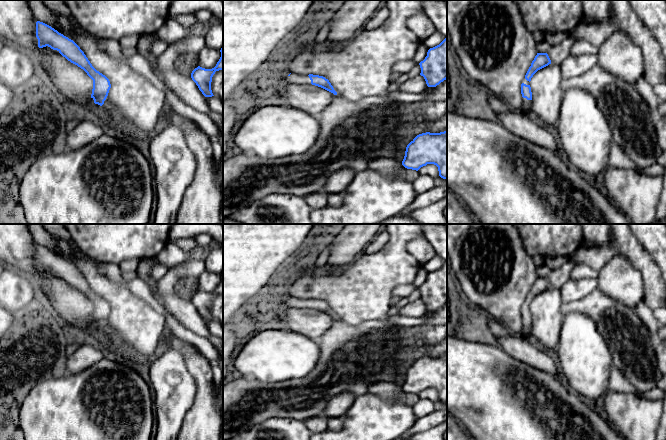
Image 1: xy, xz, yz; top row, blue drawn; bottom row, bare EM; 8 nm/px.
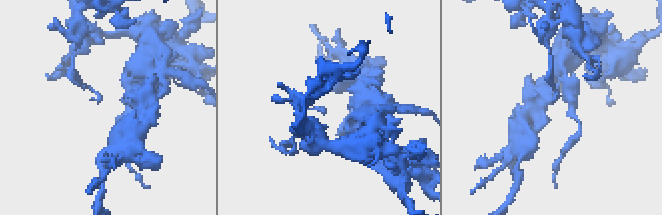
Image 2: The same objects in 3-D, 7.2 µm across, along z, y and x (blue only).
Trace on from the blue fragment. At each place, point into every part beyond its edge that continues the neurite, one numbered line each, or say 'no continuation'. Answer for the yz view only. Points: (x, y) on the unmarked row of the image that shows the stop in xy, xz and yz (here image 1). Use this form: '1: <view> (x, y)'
1: yz (527, 328)

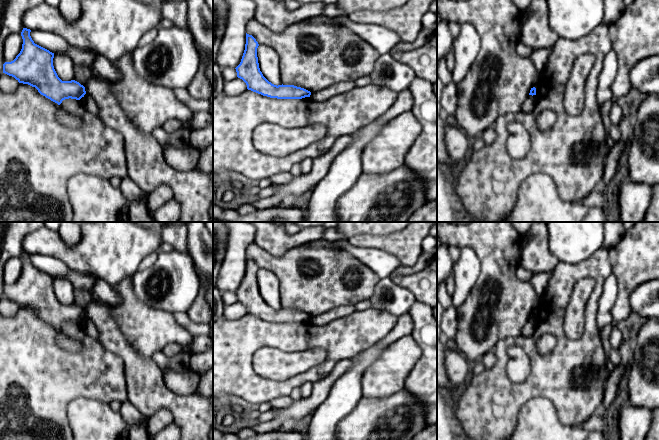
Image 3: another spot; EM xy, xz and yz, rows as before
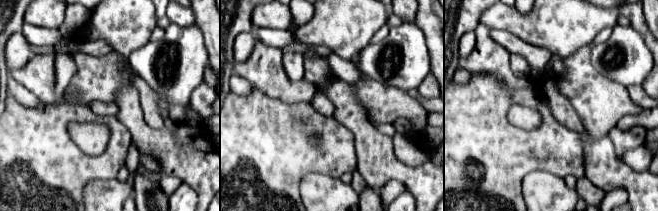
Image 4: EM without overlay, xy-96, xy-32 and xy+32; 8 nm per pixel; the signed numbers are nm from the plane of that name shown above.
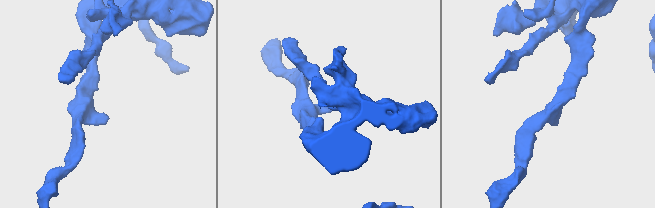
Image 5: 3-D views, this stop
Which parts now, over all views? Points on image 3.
no continuation

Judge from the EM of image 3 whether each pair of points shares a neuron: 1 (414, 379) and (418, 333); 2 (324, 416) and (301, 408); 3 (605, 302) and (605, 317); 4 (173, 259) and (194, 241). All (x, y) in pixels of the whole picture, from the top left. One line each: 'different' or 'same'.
1: same
2: different
3: same
4: different

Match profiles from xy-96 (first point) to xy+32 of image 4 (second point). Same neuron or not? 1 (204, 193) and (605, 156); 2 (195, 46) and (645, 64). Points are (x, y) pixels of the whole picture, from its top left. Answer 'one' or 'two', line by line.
1: one
2: one

